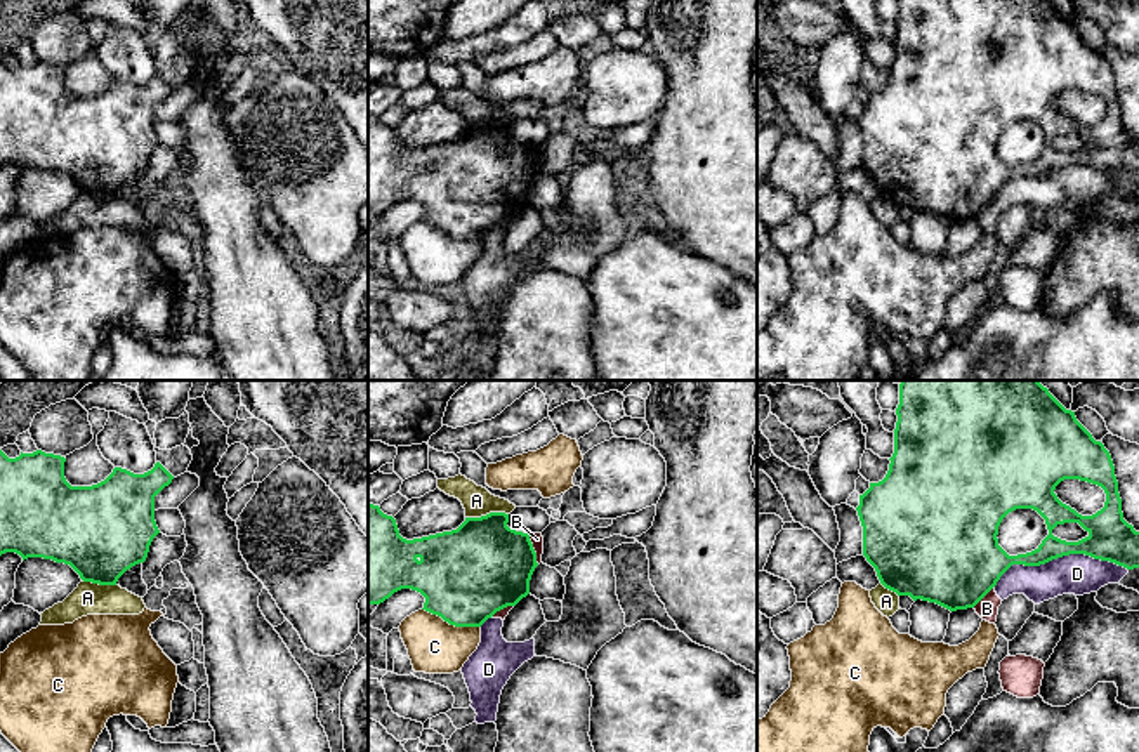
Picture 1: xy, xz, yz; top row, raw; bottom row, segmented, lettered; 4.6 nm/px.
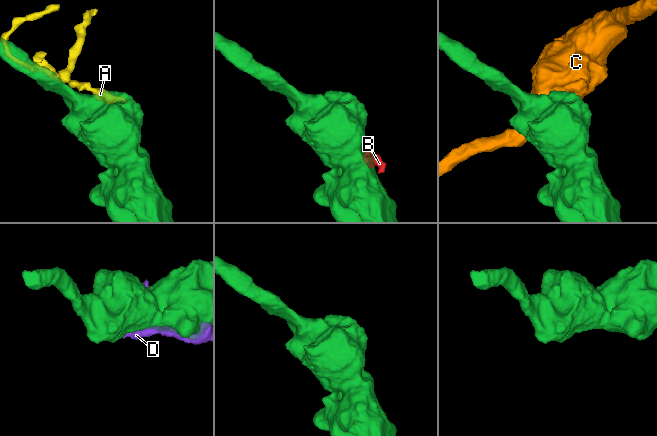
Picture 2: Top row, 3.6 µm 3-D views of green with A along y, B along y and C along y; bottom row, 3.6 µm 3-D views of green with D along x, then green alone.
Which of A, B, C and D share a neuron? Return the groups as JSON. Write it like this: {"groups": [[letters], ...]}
{"groups": [["A", "B", "D"], ["C"]]}

